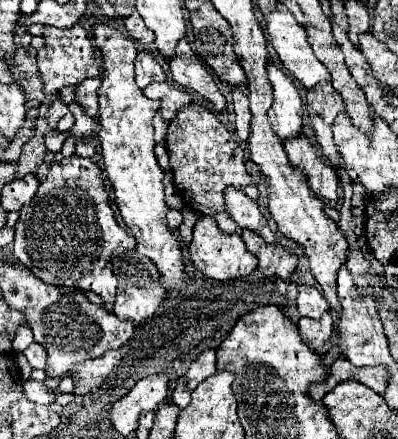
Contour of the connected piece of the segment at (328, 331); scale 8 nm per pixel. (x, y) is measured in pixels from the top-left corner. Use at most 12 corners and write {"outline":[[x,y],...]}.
{"outline":[[330,312],[320,320],[300,318],[304,344],[320,350],[332,338]]}

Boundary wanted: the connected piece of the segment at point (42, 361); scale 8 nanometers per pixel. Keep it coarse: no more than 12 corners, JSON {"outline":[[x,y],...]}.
{"outline":[[30,344],[24,350],[32,368],[46,368],[46,348]]}

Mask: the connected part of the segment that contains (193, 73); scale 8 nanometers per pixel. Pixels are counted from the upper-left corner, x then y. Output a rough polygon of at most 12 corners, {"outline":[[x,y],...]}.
{"outline":[[180,40],[170,62],[176,84],[226,108],[210,70]]}

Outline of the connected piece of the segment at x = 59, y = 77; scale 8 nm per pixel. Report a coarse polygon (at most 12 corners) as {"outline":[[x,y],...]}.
{"outline":[[80,24],[46,26],[38,68],[46,98],[100,76]]}

